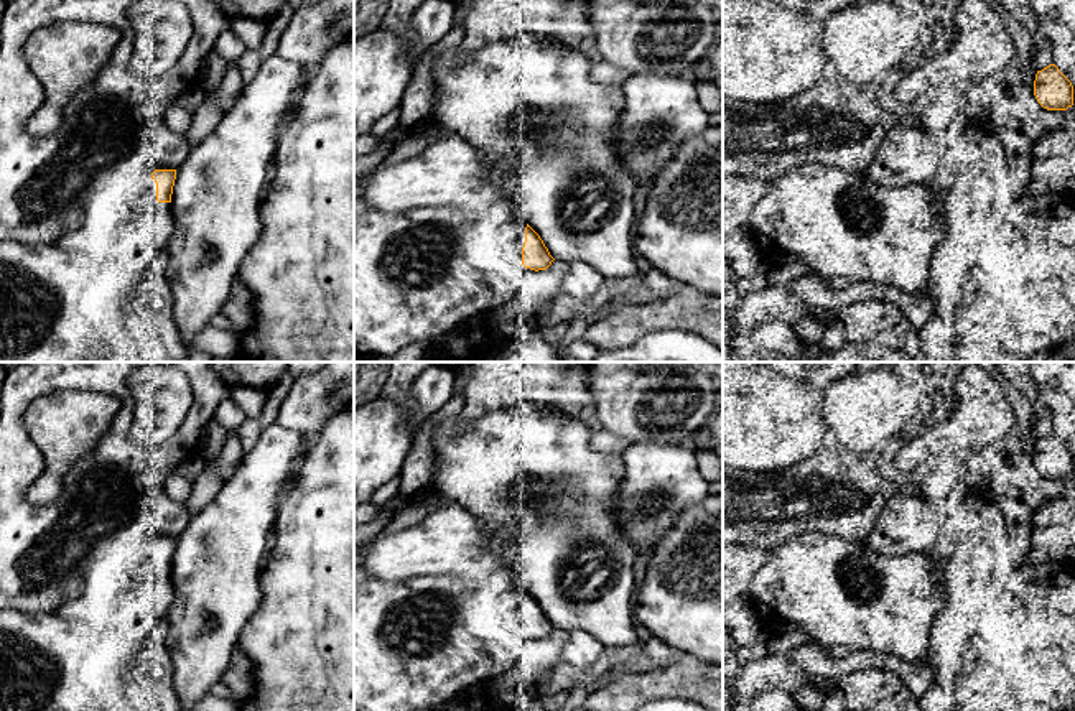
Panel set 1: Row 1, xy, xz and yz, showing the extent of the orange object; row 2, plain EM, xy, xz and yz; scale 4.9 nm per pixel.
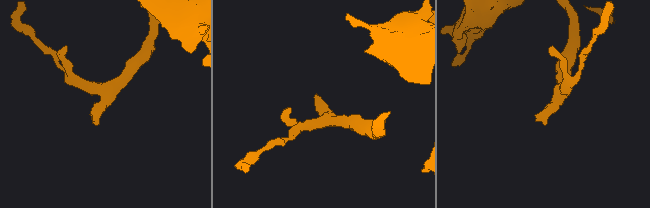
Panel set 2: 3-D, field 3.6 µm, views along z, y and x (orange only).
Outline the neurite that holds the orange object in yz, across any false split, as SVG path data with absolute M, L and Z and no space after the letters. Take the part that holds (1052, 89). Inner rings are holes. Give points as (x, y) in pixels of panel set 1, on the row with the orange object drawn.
M1055 64L1037 71L1034 95L1047 110L1067 110L1073 105L1073 86Z

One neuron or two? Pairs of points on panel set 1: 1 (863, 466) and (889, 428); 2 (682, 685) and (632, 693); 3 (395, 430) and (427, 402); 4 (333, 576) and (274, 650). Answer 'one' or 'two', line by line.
1: two
2: one
3: one
4: one

